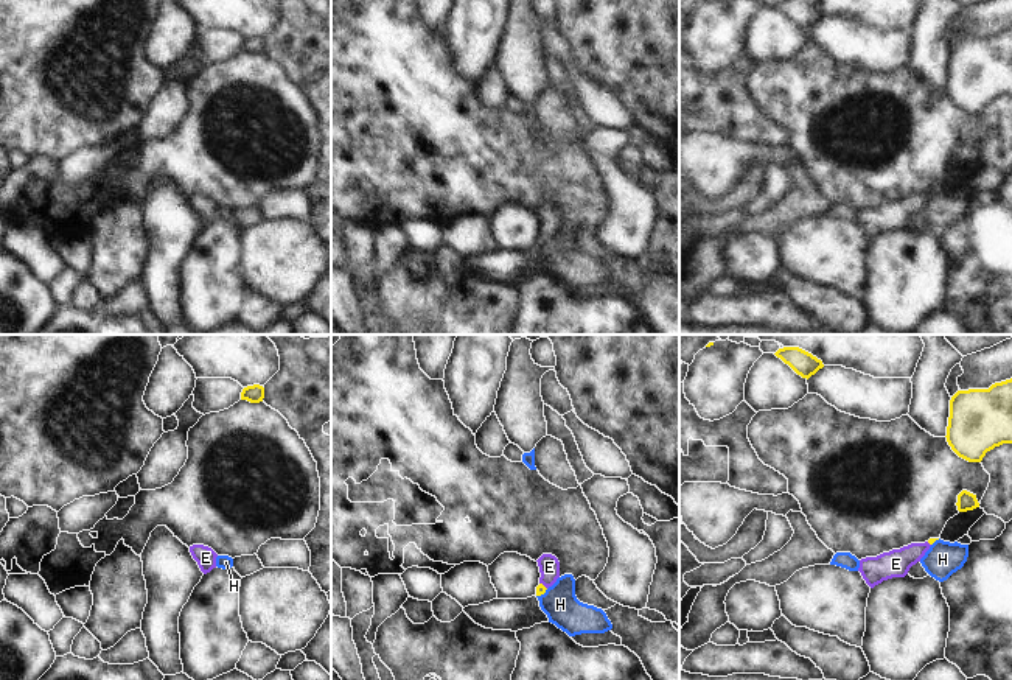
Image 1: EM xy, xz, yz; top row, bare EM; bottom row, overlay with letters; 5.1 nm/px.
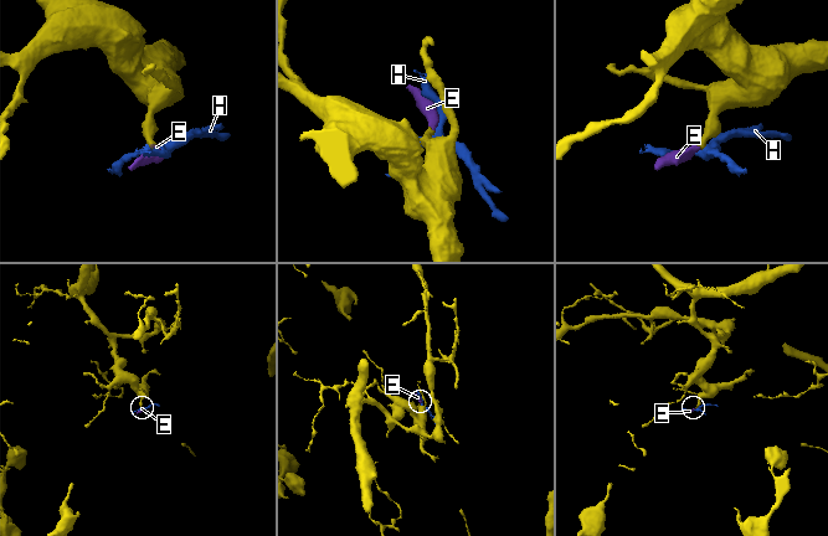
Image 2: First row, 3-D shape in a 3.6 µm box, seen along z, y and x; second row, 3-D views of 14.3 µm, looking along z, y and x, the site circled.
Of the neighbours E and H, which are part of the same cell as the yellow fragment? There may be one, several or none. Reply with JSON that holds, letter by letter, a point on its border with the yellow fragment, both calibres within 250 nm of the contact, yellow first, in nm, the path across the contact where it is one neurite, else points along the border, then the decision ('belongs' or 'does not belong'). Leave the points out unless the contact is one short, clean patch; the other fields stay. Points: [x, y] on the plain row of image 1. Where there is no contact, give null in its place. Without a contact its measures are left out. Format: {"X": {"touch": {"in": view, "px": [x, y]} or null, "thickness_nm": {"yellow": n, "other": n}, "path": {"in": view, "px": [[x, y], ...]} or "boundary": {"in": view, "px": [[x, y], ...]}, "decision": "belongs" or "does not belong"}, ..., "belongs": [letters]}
{"E": {"touch": {"in": "xz", "px": [543, 237]}, "thickness_nm": {"yellow": 50, "other": 110}, "path": {"in": "xz", "px": [[540, 241], [543, 237], [549, 227], [549, 218]]}, "decision": "belongs"}, "H": {"touch": {"in": "xz", "px": [541, 245]}, "thickness_nm": {"yellow": 50, "other": 180}, "boundary": {"in": "xz", "px": [[547, 240], [537, 248]]}, "decision": "does not belong"}, "belongs": ["E"]}

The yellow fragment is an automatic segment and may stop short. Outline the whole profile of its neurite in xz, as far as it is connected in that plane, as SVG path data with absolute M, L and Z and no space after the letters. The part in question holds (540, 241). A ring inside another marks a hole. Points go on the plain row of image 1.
M543 205L536 213L541 224L539 237L536 238L536 247L541 247L560 229L560 213L552 205Z

